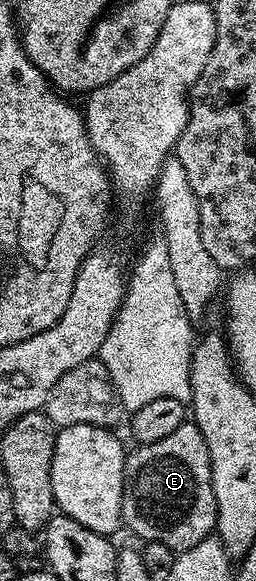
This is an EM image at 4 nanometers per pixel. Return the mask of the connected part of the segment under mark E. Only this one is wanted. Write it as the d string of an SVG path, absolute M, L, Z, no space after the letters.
M187 420L176 428L176 432L171 432L169 436L164 436L164 440L156 440L156 444L138 444L126 455L124 464L124 492L122 493L122 521L125 529L130 529L132 533L142 542L159 542L175 552L181 552L188 548L196 548L200 540L211 537L215 533L218 524L218 513L216 512L216 492L212 488L212 468L210 467L210 457L208 456L208 444L200 432L200 428L193 422Z

